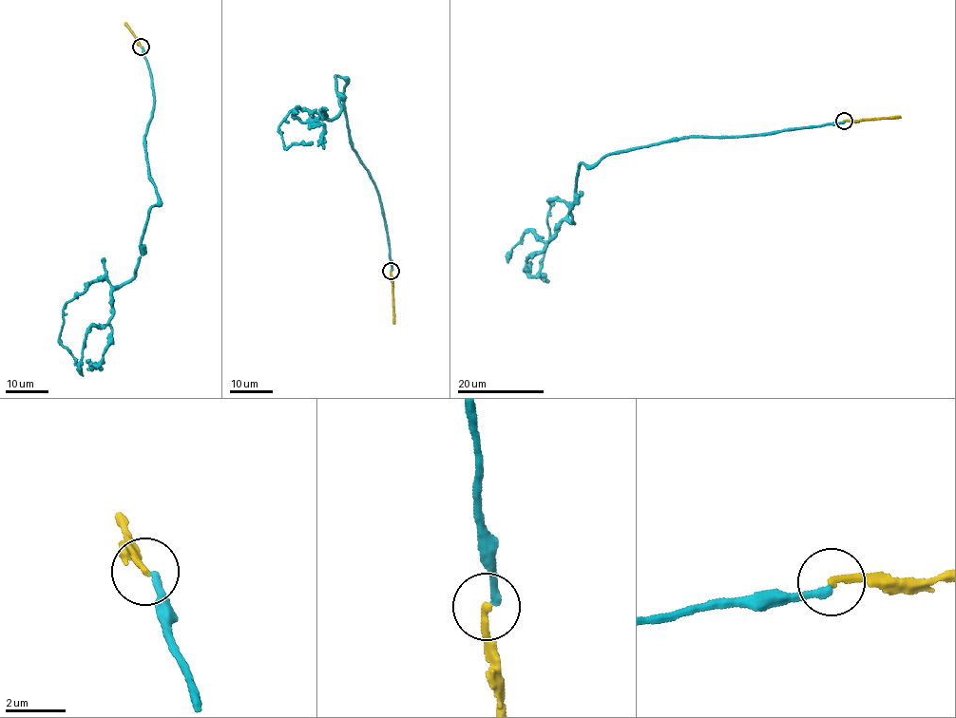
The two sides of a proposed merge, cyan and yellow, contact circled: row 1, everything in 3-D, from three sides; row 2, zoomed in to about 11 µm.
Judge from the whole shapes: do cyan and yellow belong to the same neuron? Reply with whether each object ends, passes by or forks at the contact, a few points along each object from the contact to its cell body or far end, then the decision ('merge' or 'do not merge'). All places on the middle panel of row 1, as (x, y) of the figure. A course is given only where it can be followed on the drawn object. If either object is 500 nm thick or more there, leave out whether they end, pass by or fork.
cyan ends there; yellow ends there; cyan runs (391, 270), (378, 191), (352, 145), (336, 76), (332, 120), (289, 111), (278, 127), (285, 148), (313, 142); yellow runs (391, 270), (393, 323); do not merge

